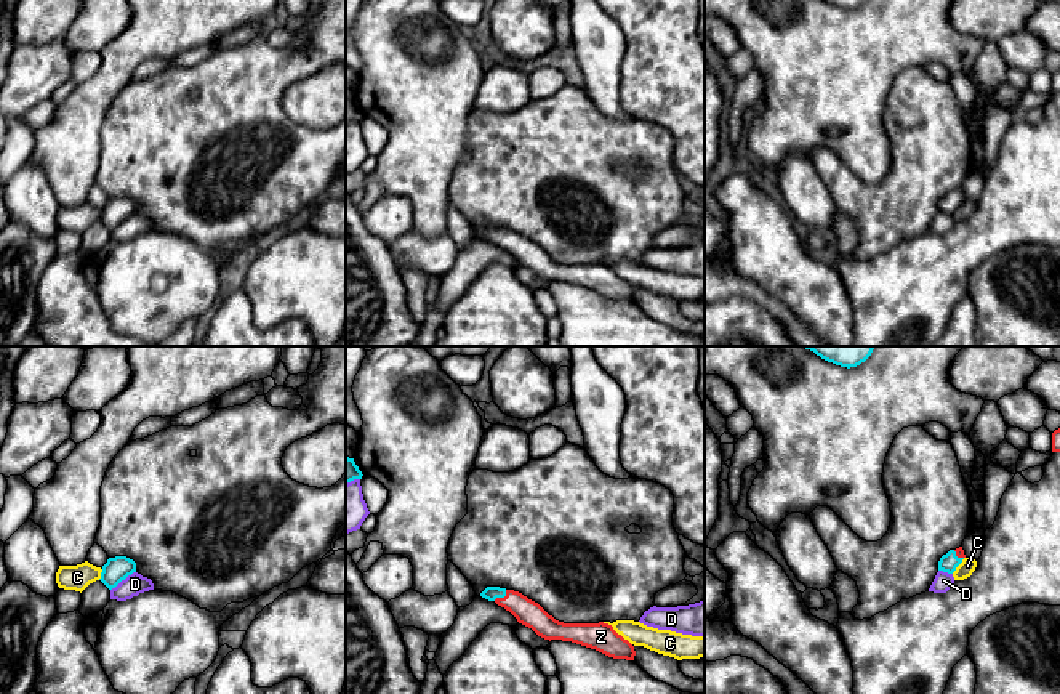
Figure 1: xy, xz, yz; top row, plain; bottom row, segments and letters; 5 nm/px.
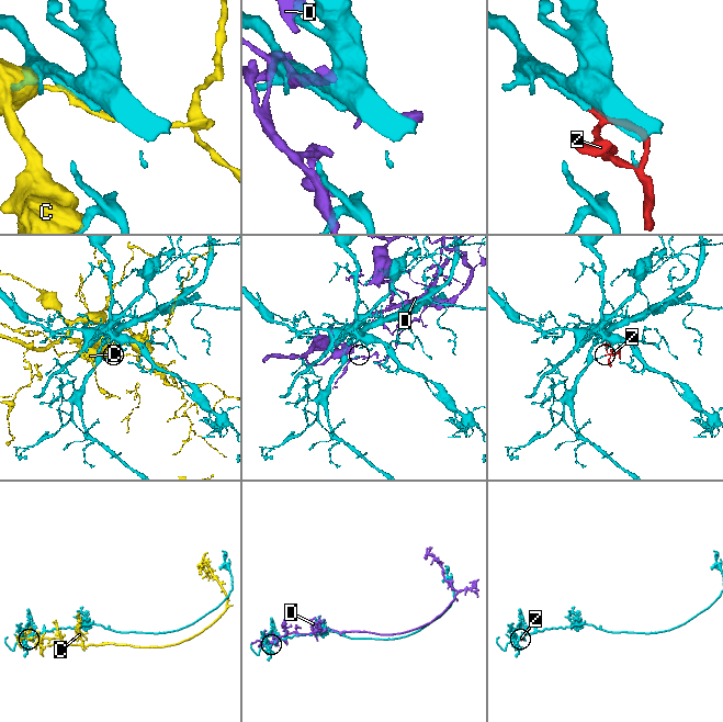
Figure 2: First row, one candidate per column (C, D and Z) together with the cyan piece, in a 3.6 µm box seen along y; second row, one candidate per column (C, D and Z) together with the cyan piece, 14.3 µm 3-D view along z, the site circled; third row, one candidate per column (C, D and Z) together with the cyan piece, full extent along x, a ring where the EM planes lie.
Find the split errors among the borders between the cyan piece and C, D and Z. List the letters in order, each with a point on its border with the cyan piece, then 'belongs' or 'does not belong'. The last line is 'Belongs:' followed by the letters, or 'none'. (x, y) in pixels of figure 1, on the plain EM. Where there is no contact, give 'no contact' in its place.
C: yz (958, 205) | does not belong
D: xy (122, 220) | does not belong
Z: xz (501, 238) | belongs
Belongs: Z

